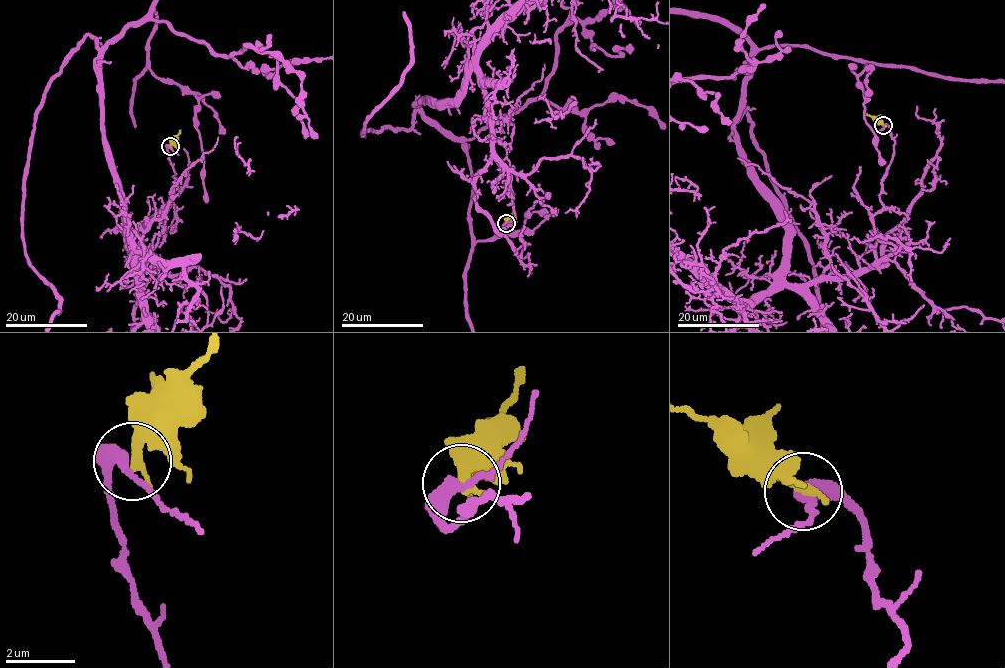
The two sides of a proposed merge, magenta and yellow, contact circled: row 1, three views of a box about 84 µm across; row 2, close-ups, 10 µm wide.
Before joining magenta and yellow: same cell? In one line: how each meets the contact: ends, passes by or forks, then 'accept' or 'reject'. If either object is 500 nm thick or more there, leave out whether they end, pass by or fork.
magenta passes by | yellow ends | reject

